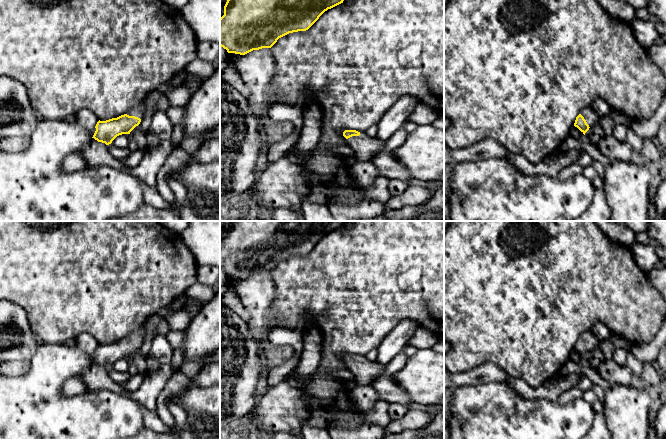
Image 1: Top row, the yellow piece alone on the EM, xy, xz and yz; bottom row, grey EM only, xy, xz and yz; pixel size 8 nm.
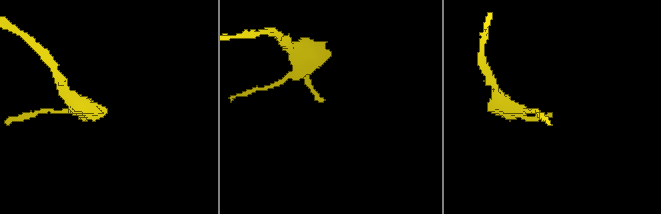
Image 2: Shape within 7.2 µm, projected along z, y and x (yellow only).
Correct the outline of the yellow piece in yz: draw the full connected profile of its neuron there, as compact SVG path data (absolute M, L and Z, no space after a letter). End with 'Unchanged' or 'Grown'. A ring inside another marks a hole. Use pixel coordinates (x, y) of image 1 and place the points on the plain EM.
M593 331L584 332L576 341L574 350L577 351L584 359L595 348L599 348L605 359L611 359L615 350L611 340L598 340Z. Grown

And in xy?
M144 324L140 329L132 332L124 339L106 345L99 344L95 350L96 355L92 362L109 369L117 360L130 358L140 348L146 337L147 326Z. Grown

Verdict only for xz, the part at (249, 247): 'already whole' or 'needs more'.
already whole

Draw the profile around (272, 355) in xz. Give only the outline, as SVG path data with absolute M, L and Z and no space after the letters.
M266 339L263 344L264 347L263 350L260 351L260 355L264 370L267 372L284 364L296 354L296 351L290 345L274 345L268 339Z

